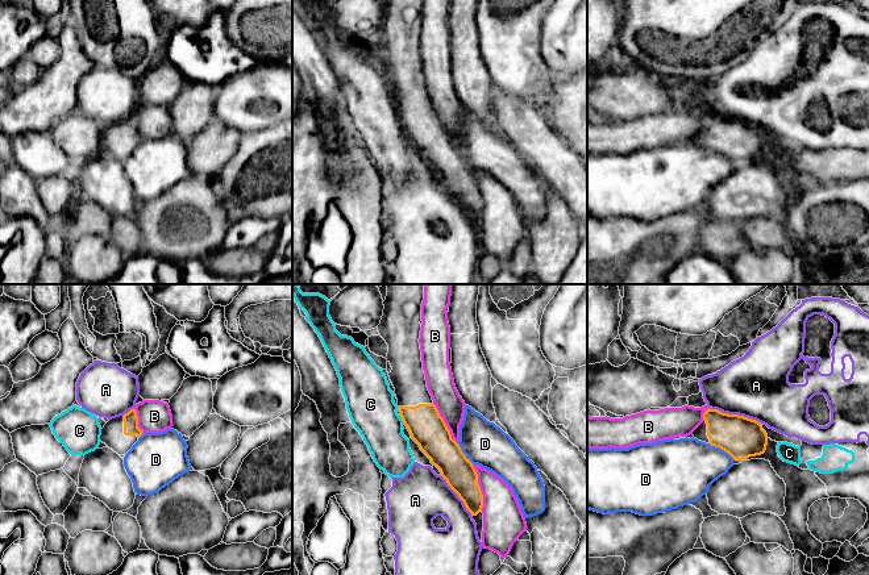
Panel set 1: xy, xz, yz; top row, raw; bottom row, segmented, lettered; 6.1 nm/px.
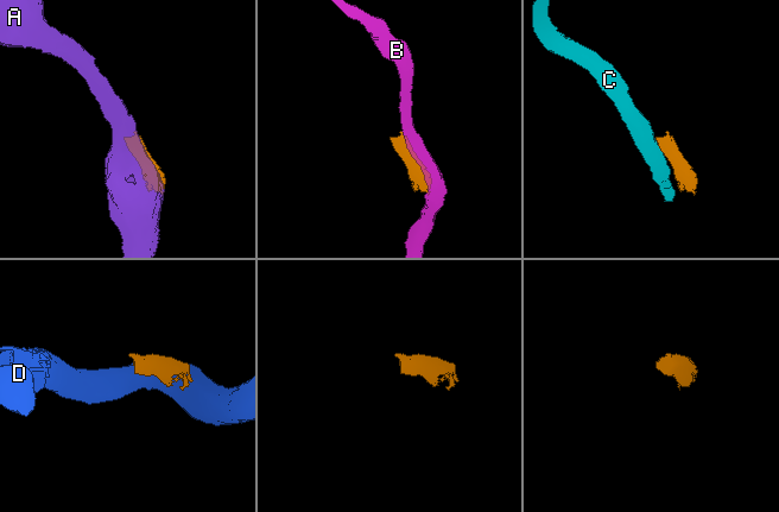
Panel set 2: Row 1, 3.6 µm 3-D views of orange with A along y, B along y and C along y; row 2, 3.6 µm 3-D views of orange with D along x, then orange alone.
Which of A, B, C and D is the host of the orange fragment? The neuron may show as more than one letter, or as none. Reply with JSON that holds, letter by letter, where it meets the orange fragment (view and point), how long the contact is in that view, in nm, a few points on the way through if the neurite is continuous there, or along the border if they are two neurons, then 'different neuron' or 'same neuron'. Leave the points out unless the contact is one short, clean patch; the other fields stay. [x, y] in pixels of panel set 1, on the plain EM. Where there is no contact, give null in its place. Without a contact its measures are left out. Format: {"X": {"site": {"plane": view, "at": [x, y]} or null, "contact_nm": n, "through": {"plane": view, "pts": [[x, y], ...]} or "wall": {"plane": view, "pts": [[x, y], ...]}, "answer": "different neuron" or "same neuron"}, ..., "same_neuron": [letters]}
{"A": {"site": {"plane": "yz", "at": [735, 120]}, "contact_nm": 340, "answer": "different neuron"}, "B": {"site": {"plane": "xz", "at": [444, 128]}, "contact_nm": 280, "answer": "different neuron"}, "C": {"site": {"plane": "xz", "at": [402, 124]}, "contact_nm": 50, "wall": {"plane": "xz", "pts": [[399, 120], [403, 126]]}, "answer": "different neuron"}, "D": {"site": {"plane": "yz", "at": [722, 154]}, "contact_nm": 190, "answer": "different neuron"}, "same_neuron": []}

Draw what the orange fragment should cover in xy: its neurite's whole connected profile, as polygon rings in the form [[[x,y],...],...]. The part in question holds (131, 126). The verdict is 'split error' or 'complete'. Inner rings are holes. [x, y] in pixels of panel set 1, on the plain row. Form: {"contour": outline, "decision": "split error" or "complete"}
{"contour": [[[136,114],[109,125],[101,134],[100,146],[118,161],[125,161],[142,141]]], "decision": "split error"}

